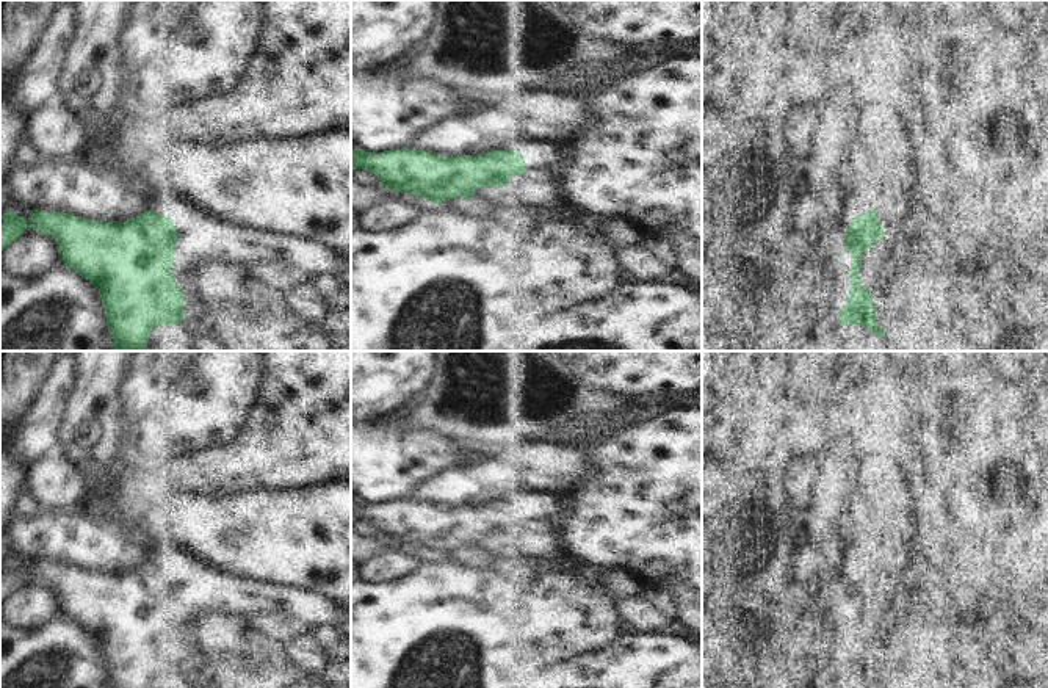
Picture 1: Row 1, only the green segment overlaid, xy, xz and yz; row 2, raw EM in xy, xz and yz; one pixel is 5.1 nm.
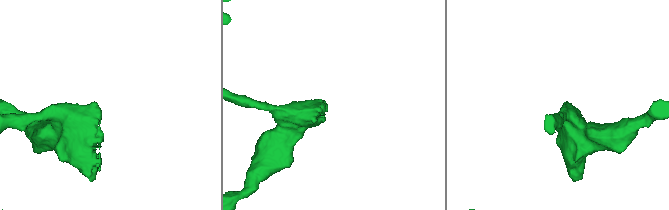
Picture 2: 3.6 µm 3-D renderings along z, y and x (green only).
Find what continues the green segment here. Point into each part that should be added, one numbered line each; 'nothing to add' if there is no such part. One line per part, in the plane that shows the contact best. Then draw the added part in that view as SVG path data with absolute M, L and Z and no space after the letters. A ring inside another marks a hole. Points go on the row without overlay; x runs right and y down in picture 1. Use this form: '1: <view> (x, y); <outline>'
1: xy (201, 586); M177 550L168 566L179 585L171 619L175 624L185 624L205 610L246 617L257 613L288 613L313 628L351 622L351 611L331 597L302 588L240 578L188 552Z

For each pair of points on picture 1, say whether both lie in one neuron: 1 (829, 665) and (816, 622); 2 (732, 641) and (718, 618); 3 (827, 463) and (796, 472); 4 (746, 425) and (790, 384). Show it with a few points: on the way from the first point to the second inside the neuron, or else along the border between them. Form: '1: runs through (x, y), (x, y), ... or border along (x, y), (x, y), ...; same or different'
1: runs through (831, 654), (831, 637), (827, 633); same
2: runs through (732, 635), (724, 624); same
3: runs through (820, 461), (807, 461), (804, 464); same
4: runs through (757, 414), (779, 392); same

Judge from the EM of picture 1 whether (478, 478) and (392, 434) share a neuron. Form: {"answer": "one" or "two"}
{"answer": "two"}

